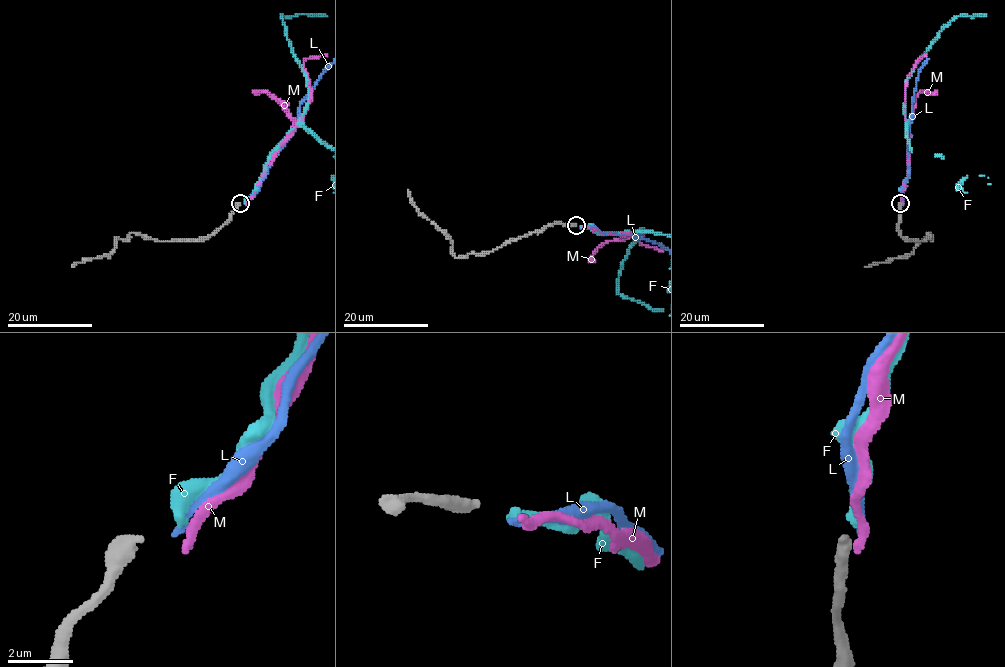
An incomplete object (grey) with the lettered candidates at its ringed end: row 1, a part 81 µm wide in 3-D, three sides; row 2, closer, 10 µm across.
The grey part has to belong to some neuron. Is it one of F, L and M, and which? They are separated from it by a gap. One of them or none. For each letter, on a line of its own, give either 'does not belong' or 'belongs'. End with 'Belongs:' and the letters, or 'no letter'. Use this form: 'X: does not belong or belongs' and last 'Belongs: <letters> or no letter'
F: belongs
L: does not belong
M: does not belong
Belongs: F

